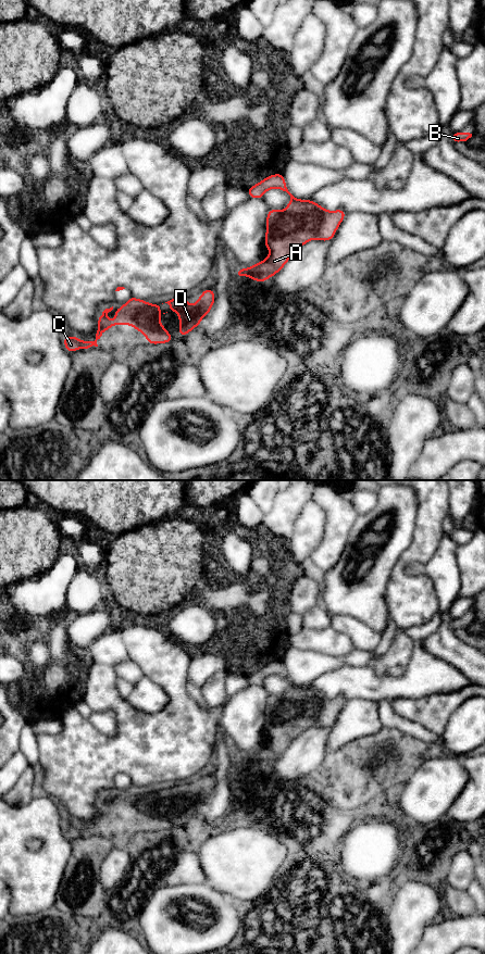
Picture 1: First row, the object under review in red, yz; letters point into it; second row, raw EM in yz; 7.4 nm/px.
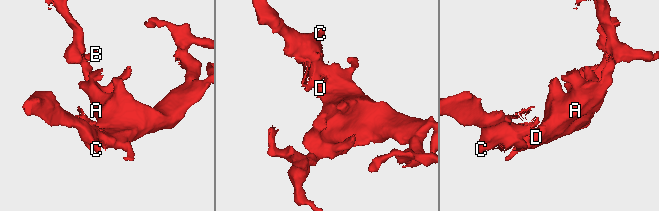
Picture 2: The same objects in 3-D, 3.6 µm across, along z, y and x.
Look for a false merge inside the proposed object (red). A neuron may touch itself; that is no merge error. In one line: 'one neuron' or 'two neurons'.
one neuron

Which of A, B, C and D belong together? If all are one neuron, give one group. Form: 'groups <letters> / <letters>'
groups A B C D

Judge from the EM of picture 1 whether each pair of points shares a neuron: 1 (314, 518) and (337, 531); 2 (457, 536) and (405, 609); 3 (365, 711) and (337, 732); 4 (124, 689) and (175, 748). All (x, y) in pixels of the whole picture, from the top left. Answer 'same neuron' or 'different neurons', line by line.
1: different neurons
2: different neurons
3: same neuron
4: different neurons

